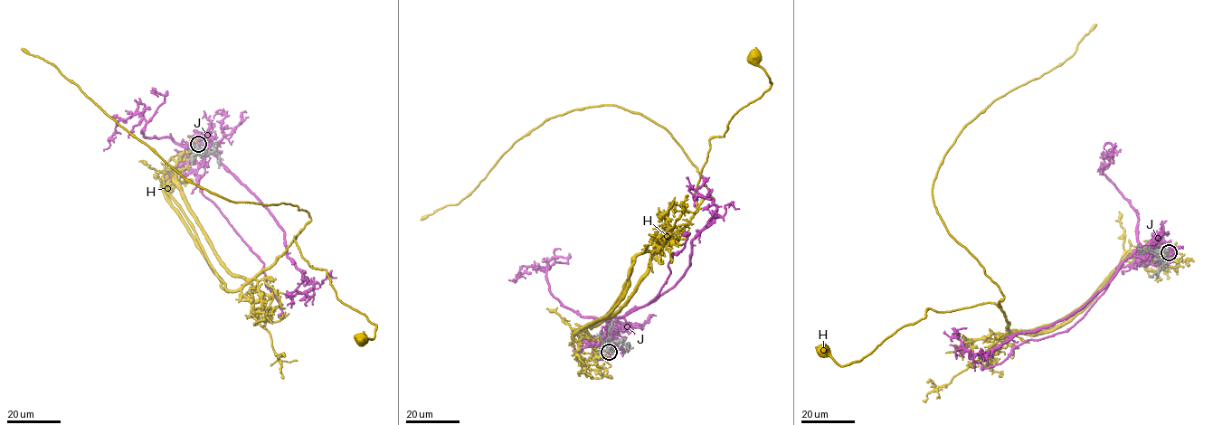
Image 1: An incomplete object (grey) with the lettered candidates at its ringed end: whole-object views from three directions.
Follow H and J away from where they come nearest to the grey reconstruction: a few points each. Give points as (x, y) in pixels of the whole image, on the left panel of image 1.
H: (199, 147), (175, 184), (226, 270), (255, 278), (294, 236), (338, 300), (376, 325), (362, 338)
J: (199, 148), (200, 142), (268, 209), (288, 257), (313, 285), (299, 292), (305, 270)

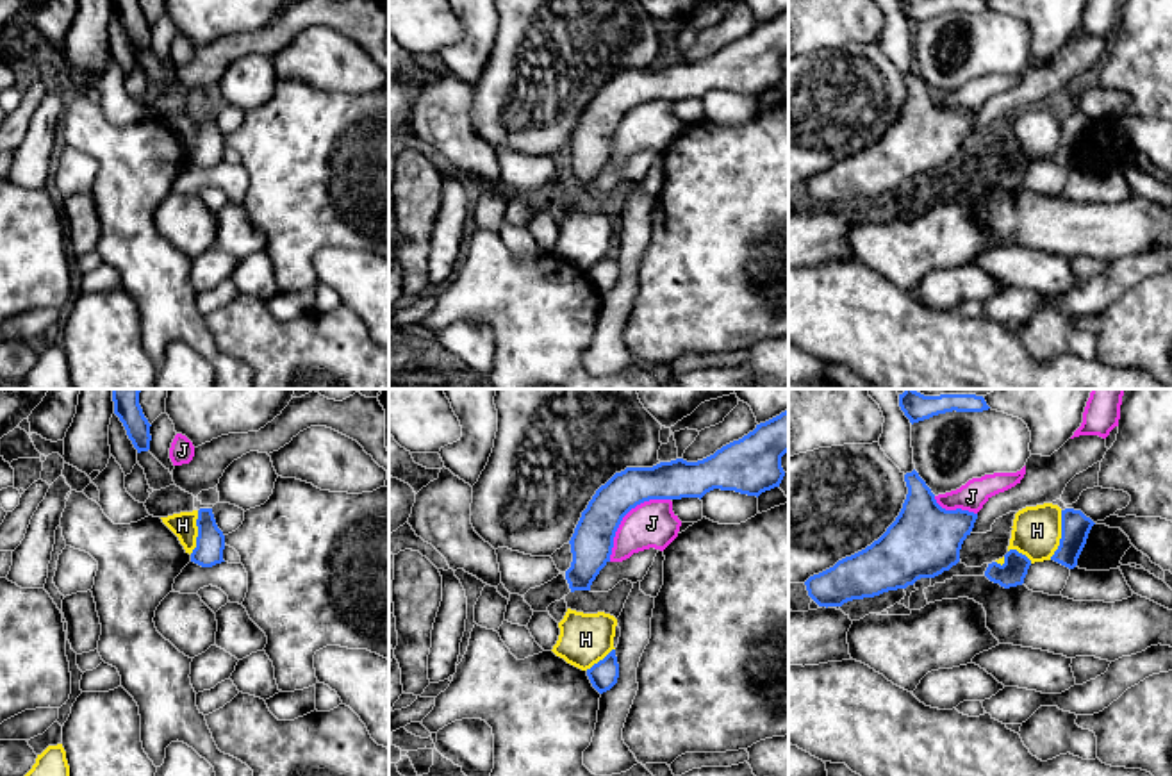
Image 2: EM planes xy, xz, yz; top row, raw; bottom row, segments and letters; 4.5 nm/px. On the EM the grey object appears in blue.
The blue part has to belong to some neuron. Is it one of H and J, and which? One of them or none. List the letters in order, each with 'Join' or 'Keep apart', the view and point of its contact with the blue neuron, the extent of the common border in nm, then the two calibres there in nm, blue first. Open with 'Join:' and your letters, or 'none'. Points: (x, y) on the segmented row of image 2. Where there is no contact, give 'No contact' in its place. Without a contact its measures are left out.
Join: none
H: Keep apart. Touches blue at yz (1062, 536). Shared border 240 nm. Thickness 130 nm (blue) against 220 nm
J: Keep apart. Touches blue at xz (625, 514). Shared border 400 nm. Thickness 190 nm (blue) against 200 nm

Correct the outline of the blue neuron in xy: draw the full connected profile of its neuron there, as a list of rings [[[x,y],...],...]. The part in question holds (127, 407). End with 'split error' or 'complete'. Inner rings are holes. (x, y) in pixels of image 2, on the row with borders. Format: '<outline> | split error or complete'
[[[112,389],[114,414],[123,423],[137,453],[150,450],[150,423],[139,405],[141,389]]] | complete

